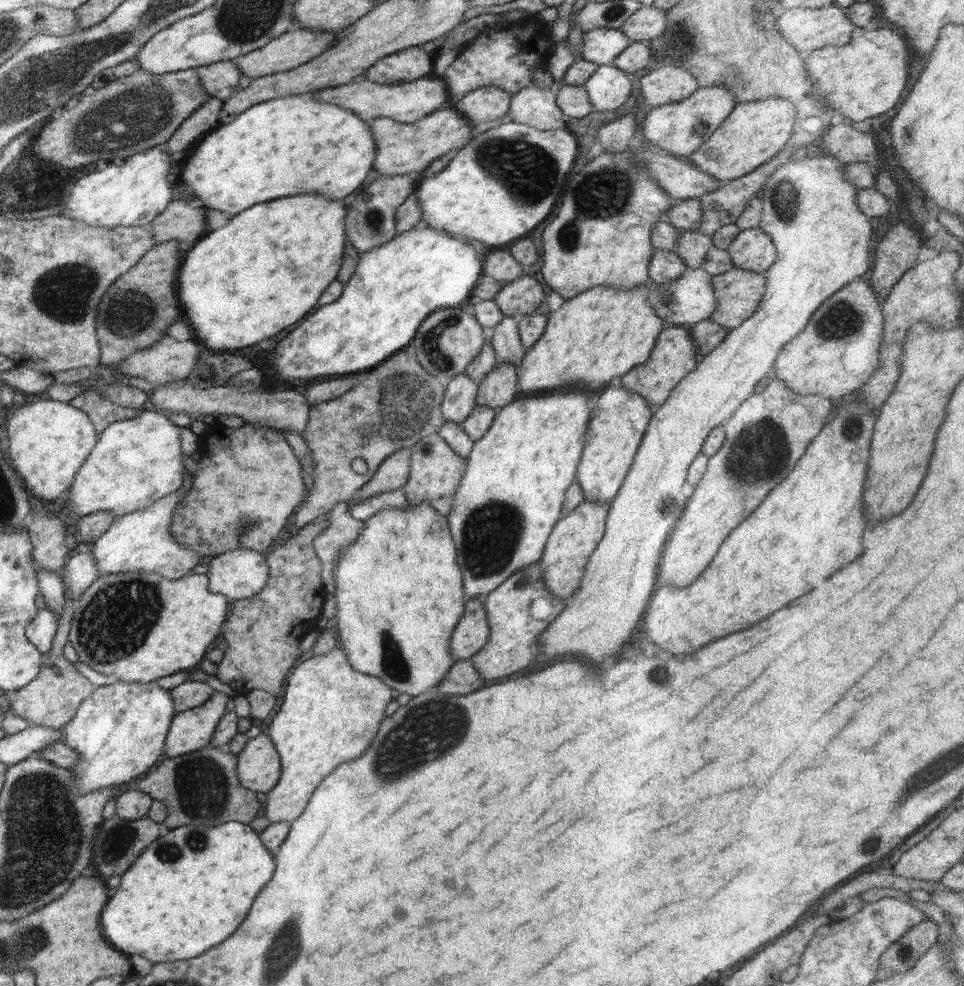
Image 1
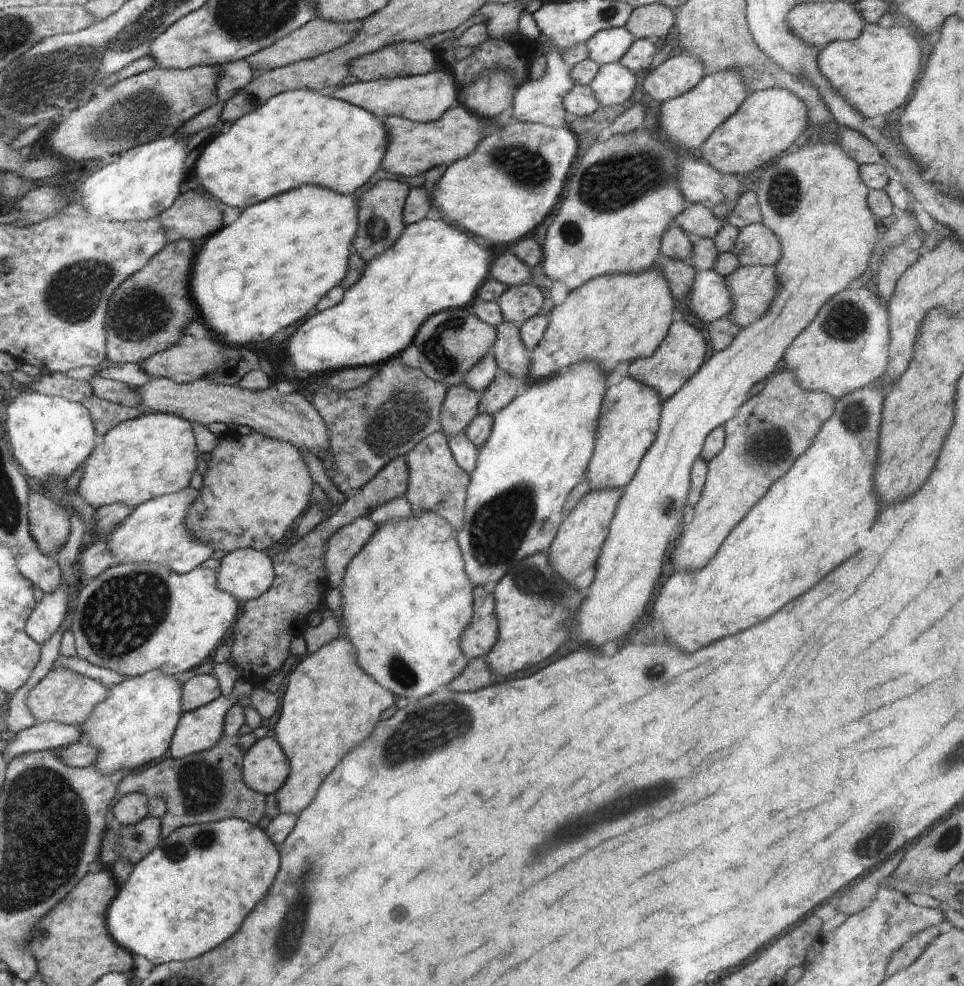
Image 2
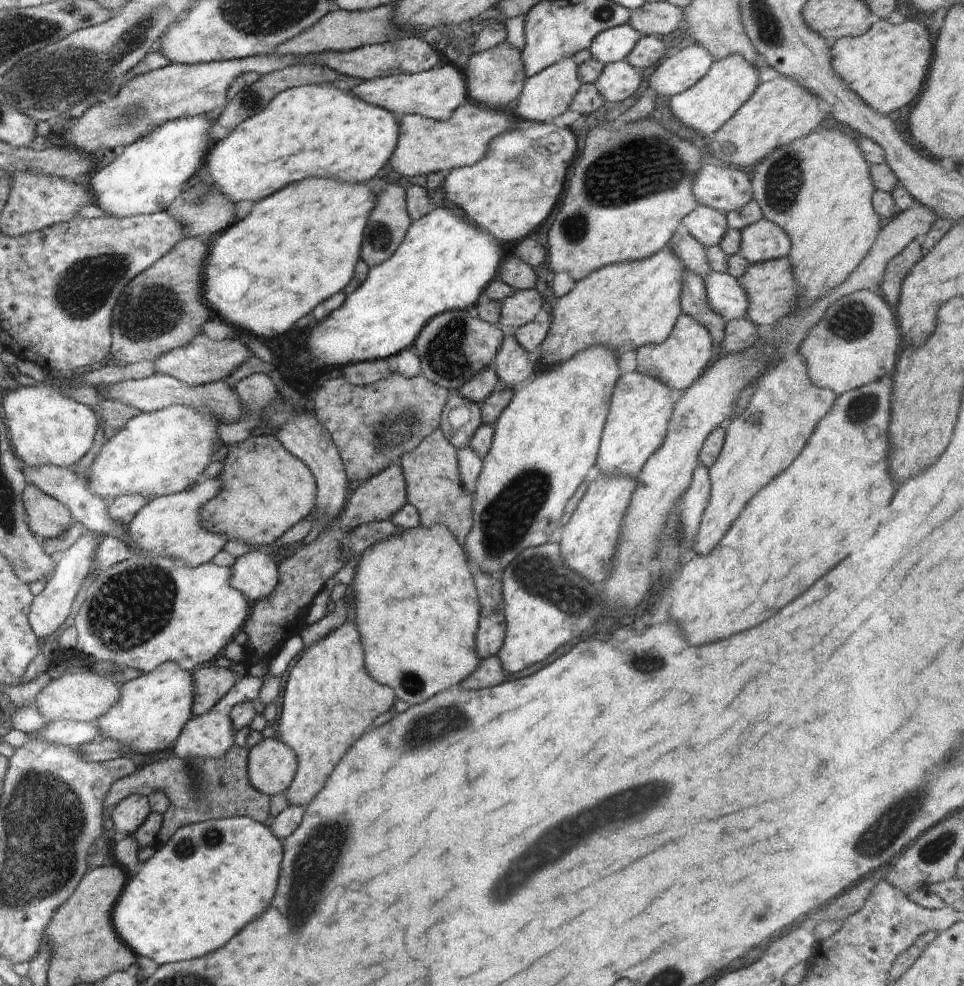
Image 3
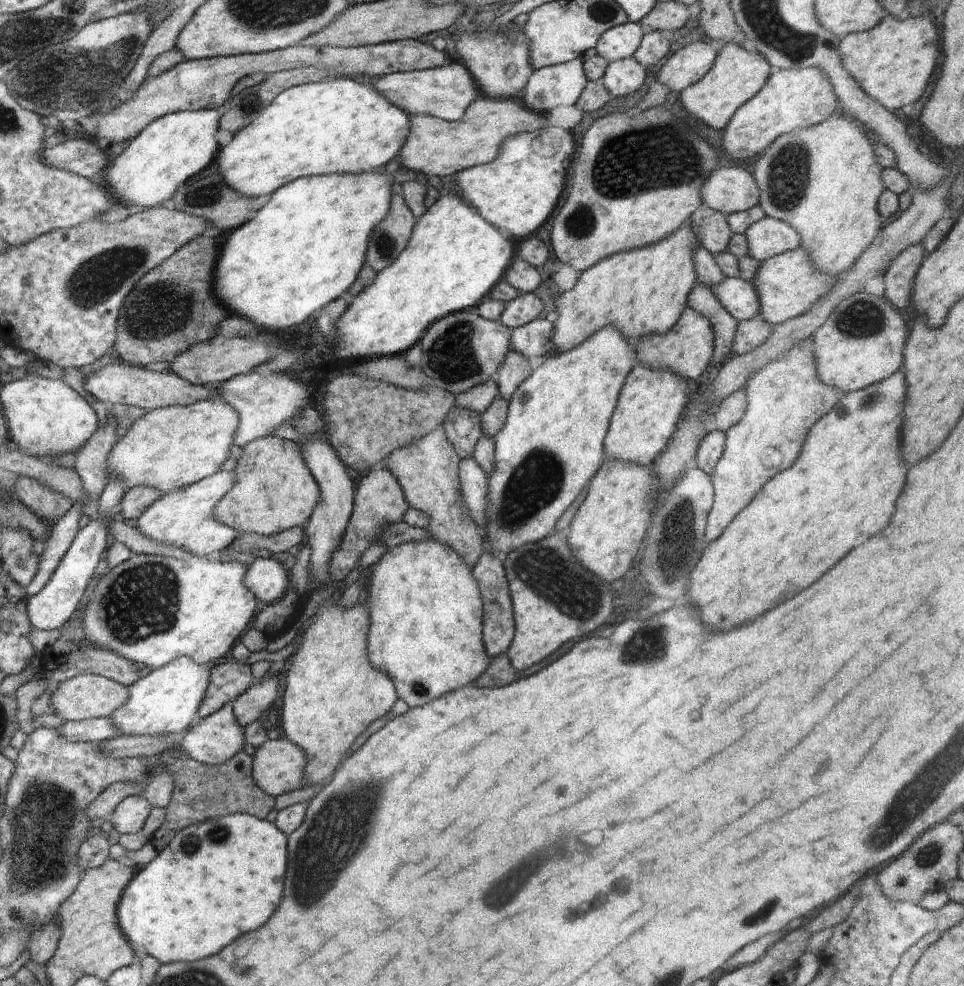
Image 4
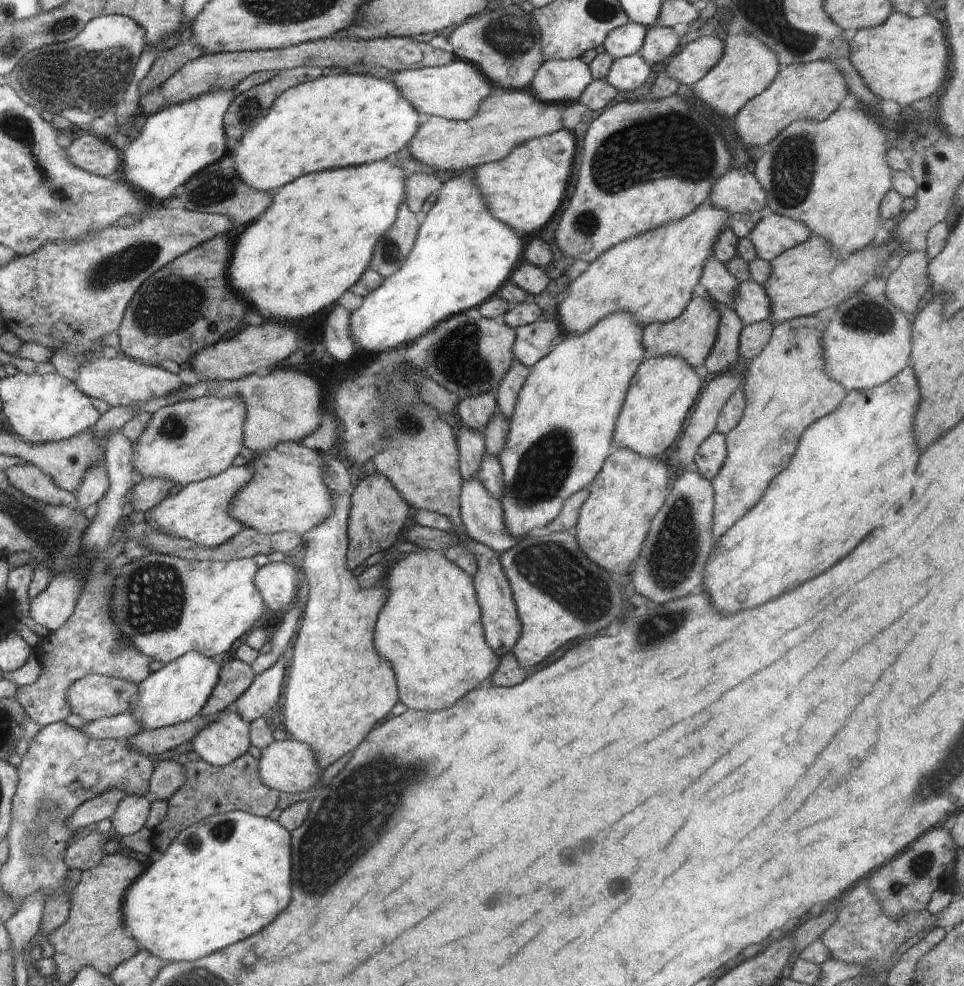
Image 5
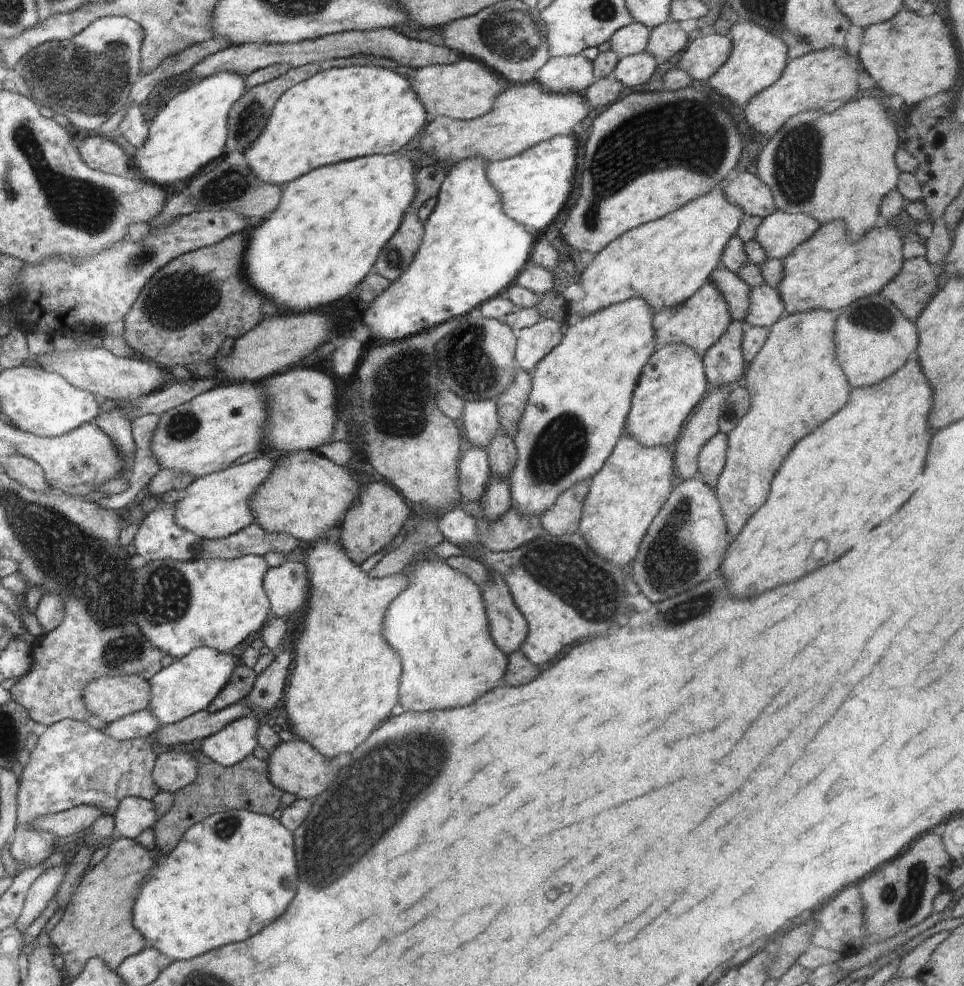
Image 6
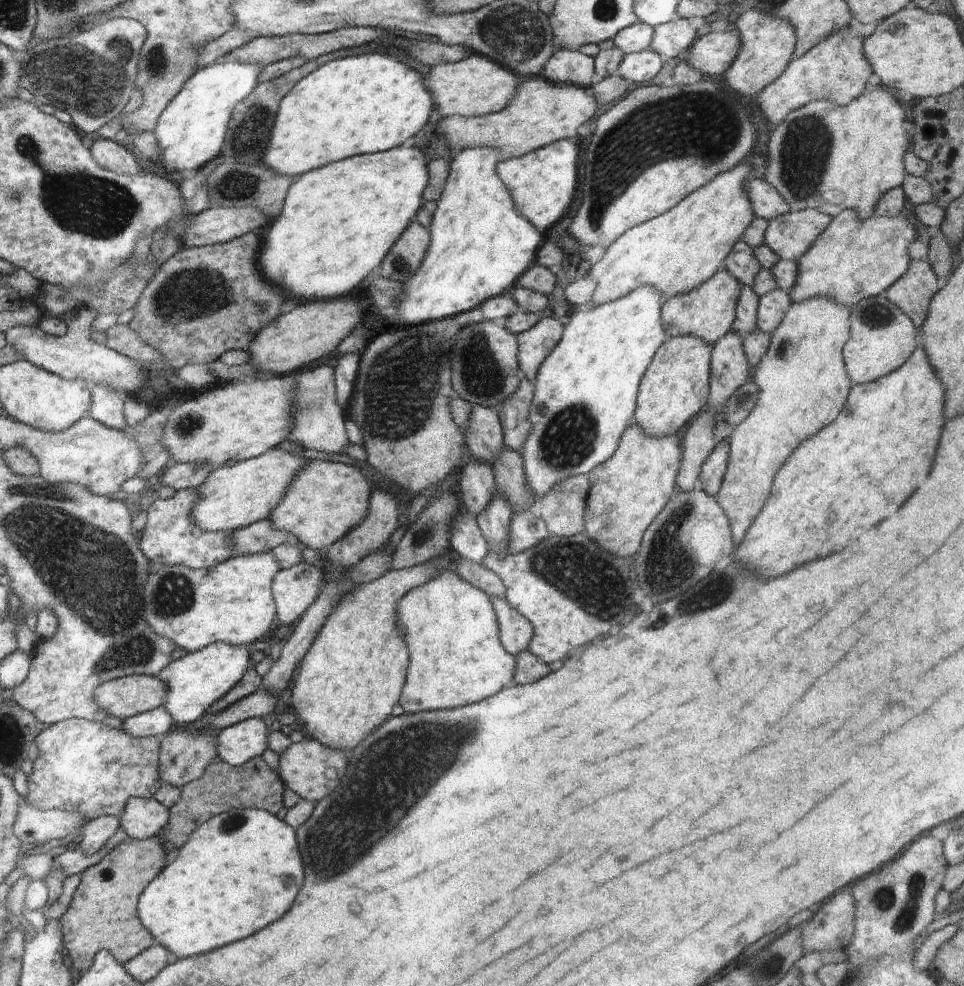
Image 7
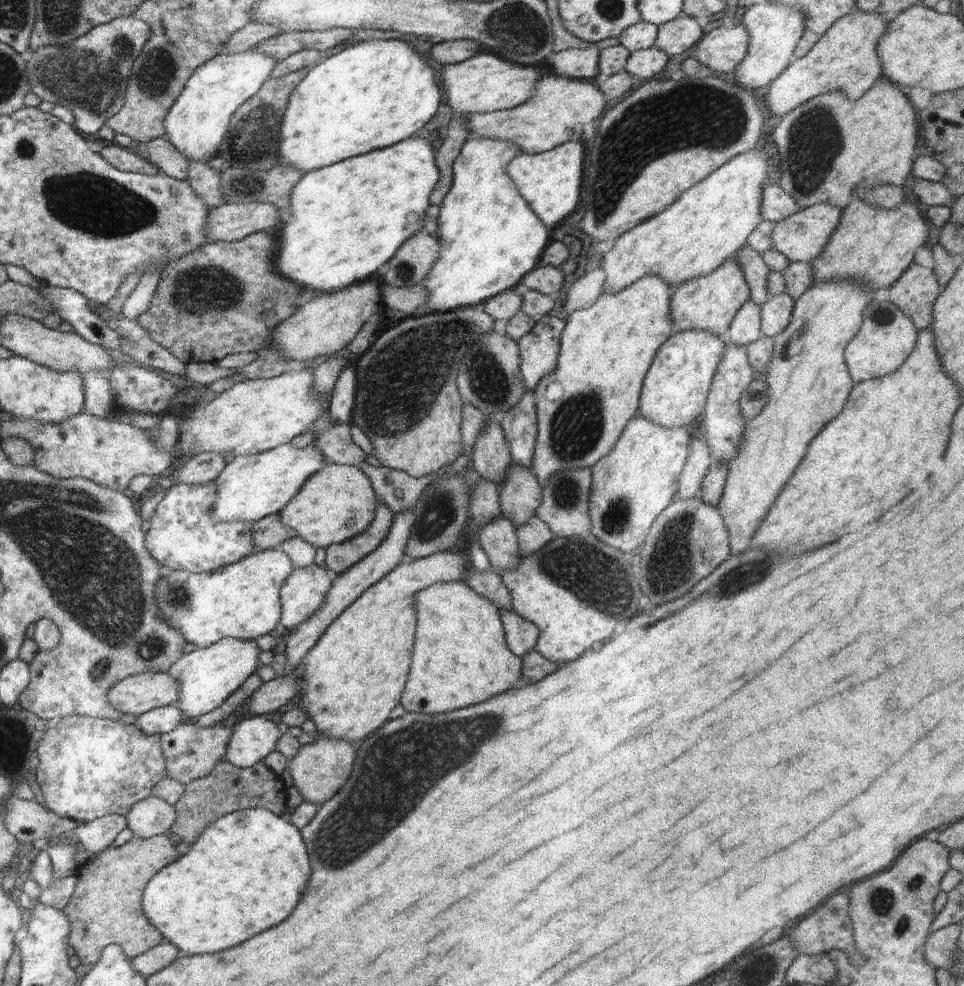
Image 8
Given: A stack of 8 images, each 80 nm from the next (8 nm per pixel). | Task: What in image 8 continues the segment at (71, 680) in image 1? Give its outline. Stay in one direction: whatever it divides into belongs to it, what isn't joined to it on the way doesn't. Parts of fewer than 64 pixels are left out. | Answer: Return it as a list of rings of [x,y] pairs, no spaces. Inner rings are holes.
[[[170,672],[140,673],[112,686],[108,698],[121,713],[140,716],[158,707],[174,705],[180,694],[180,682]]]

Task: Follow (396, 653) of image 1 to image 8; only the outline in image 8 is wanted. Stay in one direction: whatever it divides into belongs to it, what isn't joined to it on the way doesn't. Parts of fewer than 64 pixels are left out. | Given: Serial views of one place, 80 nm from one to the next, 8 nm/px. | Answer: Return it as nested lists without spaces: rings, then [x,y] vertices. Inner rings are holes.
[[[462,579],[444,581],[418,591],[414,597],[416,609],[416,632],[409,668],[409,679],[401,696],[401,705],[408,713],[450,712],[466,706],[480,704],[500,692],[516,686],[520,678],[522,659],[506,644],[505,632],[499,608],[490,600],[481,597]]]

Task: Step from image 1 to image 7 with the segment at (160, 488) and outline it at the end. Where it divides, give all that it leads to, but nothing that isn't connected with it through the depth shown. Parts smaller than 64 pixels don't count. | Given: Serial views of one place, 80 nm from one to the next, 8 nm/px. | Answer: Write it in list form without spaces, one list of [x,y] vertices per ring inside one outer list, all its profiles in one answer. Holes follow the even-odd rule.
[[[278,375],[268,376],[262,379],[246,379],[244,381],[226,382],[211,386],[198,398],[186,399],[167,415],[167,421],[163,428],[161,441],[171,456],[169,465],[174,463],[197,463],[207,465],[212,471],[222,467],[228,460],[243,461],[252,459],[274,449],[282,441],[293,425],[291,410],[293,406],[293,388],[295,376]]]

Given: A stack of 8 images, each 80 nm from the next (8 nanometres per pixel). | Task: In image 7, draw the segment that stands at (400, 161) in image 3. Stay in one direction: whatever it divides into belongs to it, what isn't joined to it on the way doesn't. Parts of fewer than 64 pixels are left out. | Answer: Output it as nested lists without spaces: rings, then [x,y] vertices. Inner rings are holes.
[[[524,77],[517,84],[515,95],[498,112],[481,117],[452,115],[444,117],[438,127],[439,144],[444,140],[449,149],[475,149],[490,147],[501,153],[501,158],[524,156],[560,139],[577,141],[578,126],[589,121],[596,112],[595,97],[586,90],[568,83],[558,84],[546,78]]]

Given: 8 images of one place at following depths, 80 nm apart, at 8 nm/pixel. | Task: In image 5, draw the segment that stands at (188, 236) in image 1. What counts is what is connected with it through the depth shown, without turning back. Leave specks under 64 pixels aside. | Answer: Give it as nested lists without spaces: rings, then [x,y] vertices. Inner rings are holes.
[[[229,154],[180,186],[175,195],[181,200],[186,210],[227,216],[232,221],[233,230],[238,228],[242,232],[246,226],[261,217],[270,206],[272,198],[268,198],[268,194],[270,192],[265,193],[253,189],[239,178],[231,154]]]

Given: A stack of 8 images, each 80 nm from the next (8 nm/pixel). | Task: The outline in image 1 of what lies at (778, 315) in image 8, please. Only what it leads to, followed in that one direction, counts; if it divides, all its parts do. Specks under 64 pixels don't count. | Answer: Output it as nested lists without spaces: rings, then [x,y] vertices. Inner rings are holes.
[[[687,268],[676,280],[669,283],[656,284],[649,282],[650,288],[645,300],[663,320],[665,326],[684,327],[686,330],[690,330],[696,323],[708,319],[715,309],[716,297],[711,278],[701,268]]]

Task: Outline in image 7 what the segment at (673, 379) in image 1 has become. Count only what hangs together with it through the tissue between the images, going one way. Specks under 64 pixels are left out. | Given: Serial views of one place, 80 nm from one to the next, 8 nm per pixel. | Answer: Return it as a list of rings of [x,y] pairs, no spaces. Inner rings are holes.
[[[722,267],[698,288],[664,299],[661,313],[666,339],[676,335],[692,335],[713,345],[732,328],[735,319],[735,306],[739,295],[738,280],[728,269]]]

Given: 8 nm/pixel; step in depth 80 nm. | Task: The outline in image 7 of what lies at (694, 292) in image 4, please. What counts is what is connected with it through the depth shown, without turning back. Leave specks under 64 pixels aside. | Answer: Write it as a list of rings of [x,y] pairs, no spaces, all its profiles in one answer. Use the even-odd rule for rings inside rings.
[[[730,330],[712,346],[709,395],[707,400],[709,402],[708,409],[714,409],[719,421],[723,421],[721,418],[721,406],[733,392],[736,392],[739,386],[742,386],[751,378],[751,368],[745,357],[743,335],[741,333]]]

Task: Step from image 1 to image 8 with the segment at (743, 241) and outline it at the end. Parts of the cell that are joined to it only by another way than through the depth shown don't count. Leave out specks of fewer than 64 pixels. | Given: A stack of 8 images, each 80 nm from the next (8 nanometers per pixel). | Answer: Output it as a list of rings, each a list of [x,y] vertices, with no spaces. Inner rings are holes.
[[[826,203],[815,204],[796,211],[793,215],[776,223],[771,234],[773,248],[781,252],[792,263],[800,261],[811,264],[827,246],[830,235],[839,223],[841,212],[842,209]]]

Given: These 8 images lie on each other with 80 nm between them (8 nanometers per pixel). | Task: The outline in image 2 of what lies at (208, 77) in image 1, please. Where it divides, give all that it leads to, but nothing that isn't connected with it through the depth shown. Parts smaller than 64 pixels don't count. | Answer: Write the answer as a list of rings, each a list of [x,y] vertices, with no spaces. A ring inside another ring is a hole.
[[[234,61],[218,65],[222,79],[219,80],[218,98],[225,103],[239,90],[242,90],[250,82],[254,69],[246,61]]]

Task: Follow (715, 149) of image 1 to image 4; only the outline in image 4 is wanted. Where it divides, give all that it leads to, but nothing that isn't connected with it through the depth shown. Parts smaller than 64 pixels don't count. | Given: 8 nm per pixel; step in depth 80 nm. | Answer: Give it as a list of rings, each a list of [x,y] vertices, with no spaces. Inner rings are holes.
[[[780,69],[767,78],[756,96],[736,109],[730,122],[721,131],[722,150],[732,158],[732,162],[754,158],[779,136],[807,129],[828,120],[838,106],[831,82],[828,82],[821,69]]]

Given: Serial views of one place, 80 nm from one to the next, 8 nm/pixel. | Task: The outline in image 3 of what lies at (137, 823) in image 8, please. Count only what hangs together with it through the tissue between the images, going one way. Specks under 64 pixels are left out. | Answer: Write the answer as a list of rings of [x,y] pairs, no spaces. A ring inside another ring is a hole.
[[[130,795],[126,799],[121,800],[114,808],[108,812],[111,814],[113,820],[113,828],[118,831],[118,837],[132,834],[151,813],[149,800],[142,795]]]

